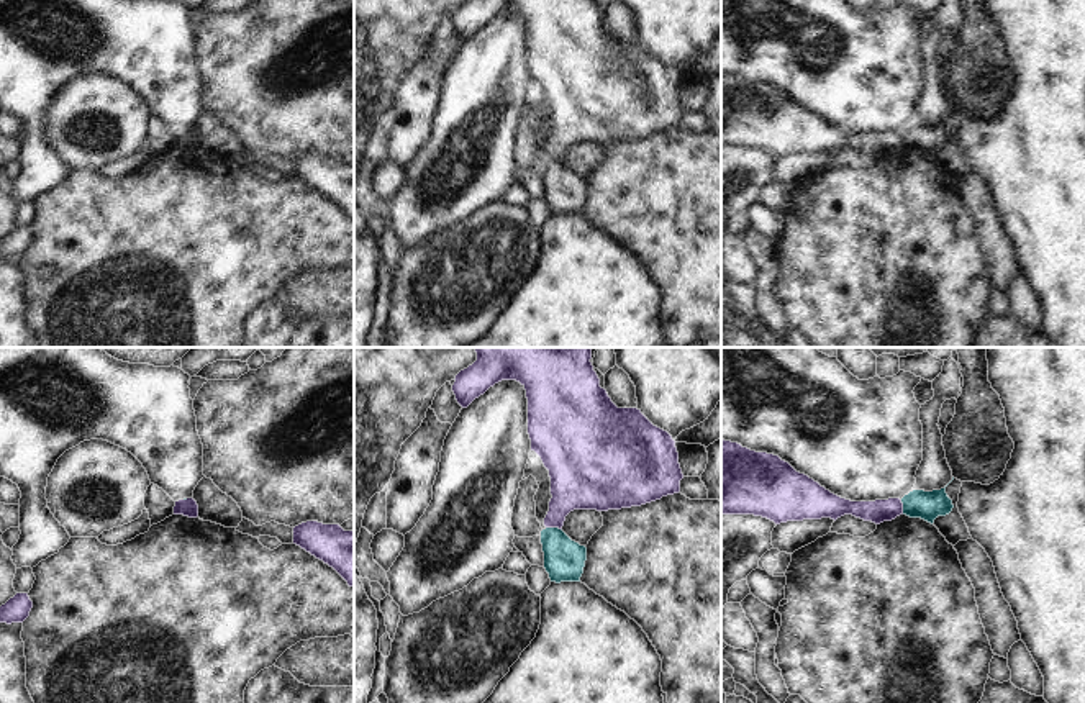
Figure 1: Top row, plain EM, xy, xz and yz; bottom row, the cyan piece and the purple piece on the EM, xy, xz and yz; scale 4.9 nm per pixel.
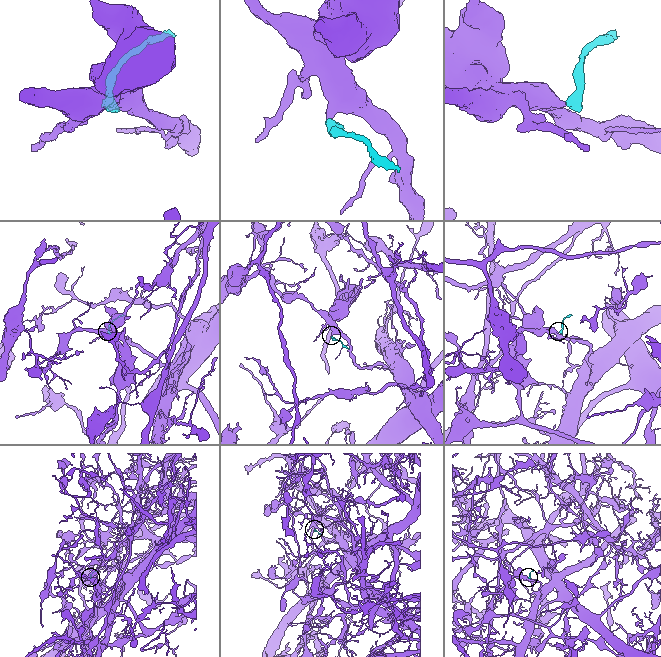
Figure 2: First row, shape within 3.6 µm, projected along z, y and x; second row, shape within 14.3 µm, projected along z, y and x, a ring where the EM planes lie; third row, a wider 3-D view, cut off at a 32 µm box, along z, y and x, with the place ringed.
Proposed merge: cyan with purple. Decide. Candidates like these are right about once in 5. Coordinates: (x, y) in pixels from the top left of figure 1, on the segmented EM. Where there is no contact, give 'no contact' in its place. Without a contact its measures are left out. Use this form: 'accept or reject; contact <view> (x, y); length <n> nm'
reject; contact xz (554, 528); length 80 nm

